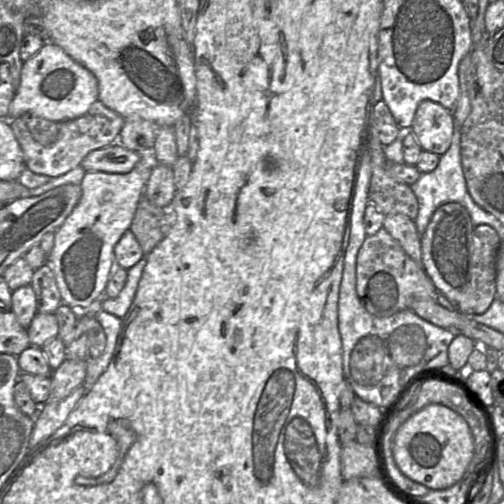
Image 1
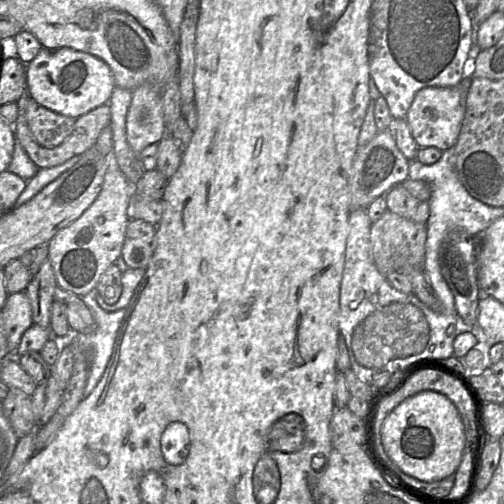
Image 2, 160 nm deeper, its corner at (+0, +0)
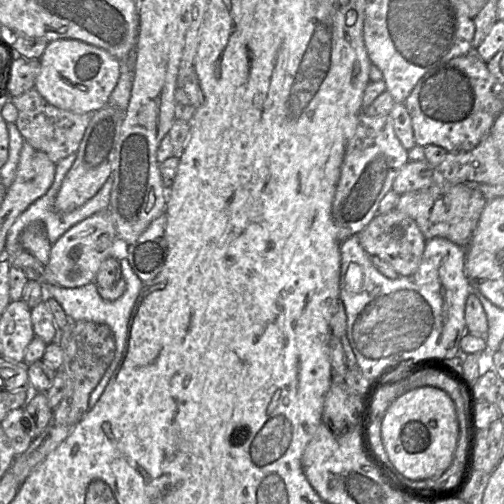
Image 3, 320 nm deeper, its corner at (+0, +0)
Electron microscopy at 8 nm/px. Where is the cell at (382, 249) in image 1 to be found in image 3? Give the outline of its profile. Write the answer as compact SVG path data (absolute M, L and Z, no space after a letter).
M433 183L427 189L400 195L395 209L412 218L426 240L442 237L463 248L469 244L487 201L480 191L468 187L466 183Z

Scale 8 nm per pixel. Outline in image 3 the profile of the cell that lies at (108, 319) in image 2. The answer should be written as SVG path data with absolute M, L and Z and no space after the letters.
M122 258L120 260L120 265L123 279L126 281L126 289L123 295L115 301L106 301L102 299L98 293L97 284L95 281L77 288L65 288L56 284L41 284L46 293L46 296L54 298L61 305L66 315L70 318L70 321L90 321L106 324L111 328L114 334L116 342L115 358L107 368L105 374L97 386L91 392L88 403L89 409L92 409L95 406L103 394L112 375L119 366L121 355L129 335L128 322L131 316L131 312L144 285L144 283L133 271L127 258Z

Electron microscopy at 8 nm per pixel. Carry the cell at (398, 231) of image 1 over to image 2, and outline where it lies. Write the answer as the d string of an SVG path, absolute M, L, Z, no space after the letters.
M401 184L395 185L385 196L387 210L416 223L425 223L429 205L412 196Z

